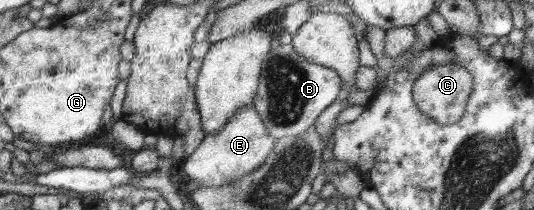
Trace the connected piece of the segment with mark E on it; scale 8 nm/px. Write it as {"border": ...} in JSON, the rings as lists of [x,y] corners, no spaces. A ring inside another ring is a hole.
{"border":[[[253,105],[246,106],[220,132],[205,135],[204,142],[192,155],[184,157],[180,164],[191,183],[197,186],[222,186],[260,168],[269,159],[276,144],[277,139],[265,127],[261,113]]]}

